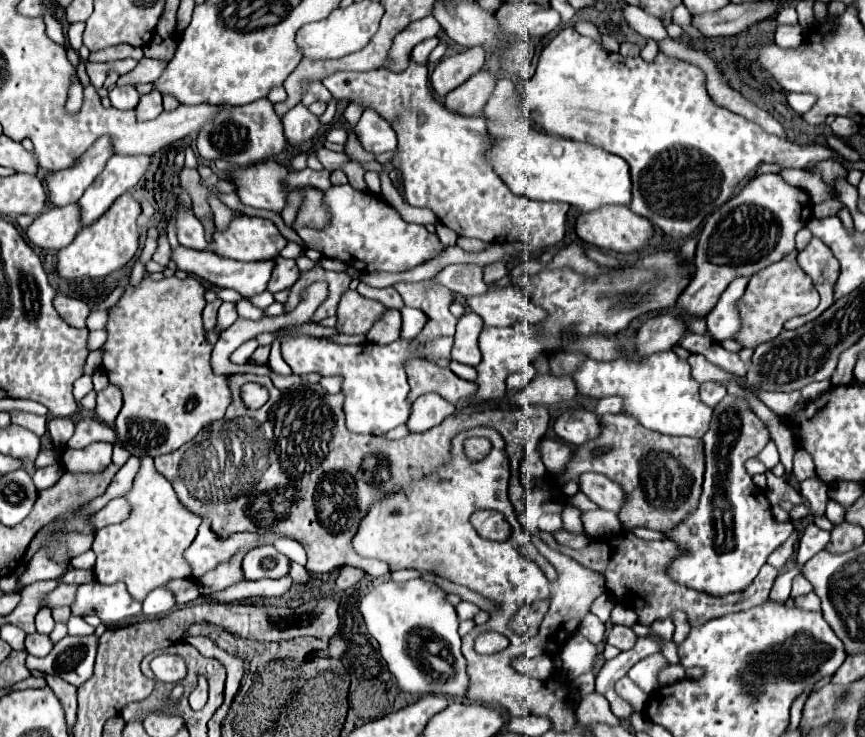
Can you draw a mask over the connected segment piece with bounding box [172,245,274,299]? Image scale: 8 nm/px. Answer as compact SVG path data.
M178 247L172 251L172 259L176 261L178 269L190 273L190 275L196 275L212 285L218 285L218 287L228 287L228 289L234 289L238 291L242 297L252 297L252 295L258 295L266 289L268 281L270 281L270 273L272 273L272 267L274 267L274 261L250 261L250 263L244 263L244 261L234 261L234 259L224 259L212 251L194 251L194 249L186 249L186 247Z

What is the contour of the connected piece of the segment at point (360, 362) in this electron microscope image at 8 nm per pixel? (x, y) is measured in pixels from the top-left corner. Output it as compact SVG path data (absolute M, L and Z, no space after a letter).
M286 335L282 341L282 357L290 365L292 373L304 375L304 373L320 373L320 375L342 375L344 385L342 391L346 395L344 401L344 413L346 413L346 427L352 433L370 433L370 435L386 435L390 429L404 425L410 415L410 405L406 401L408 397L408 383L404 379L404 363L414 357L410 349L414 349L414 341L394 341L388 345L376 345L376 343L364 343L364 345L338 345L326 339L316 337L290 337Z

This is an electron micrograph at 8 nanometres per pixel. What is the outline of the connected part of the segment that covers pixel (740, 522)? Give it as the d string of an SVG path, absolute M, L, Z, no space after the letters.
M726 395L714 407L710 429L702 441L706 451L704 491L698 507L674 529L664 531L680 551L666 567L666 573L678 585L724 597L746 589L754 581L764 559L790 537L794 525L774 519L770 501L746 473L746 459L756 457L766 447L770 433L744 397Z

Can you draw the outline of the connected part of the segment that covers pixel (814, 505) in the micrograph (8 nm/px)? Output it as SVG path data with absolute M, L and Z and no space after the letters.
M810 477L810 479L802 481L800 487L804 487L804 489L802 489L802 495L804 495L804 499L810 503L810 509L806 509L806 507L802 505L802 513L804 513L804 515L808 515L808 513L812 513L812 515L822 515L824 509L826 509L826 503L828 503L828 495L826 495L826 489L824 489L826 483L824 483L820 477Z

